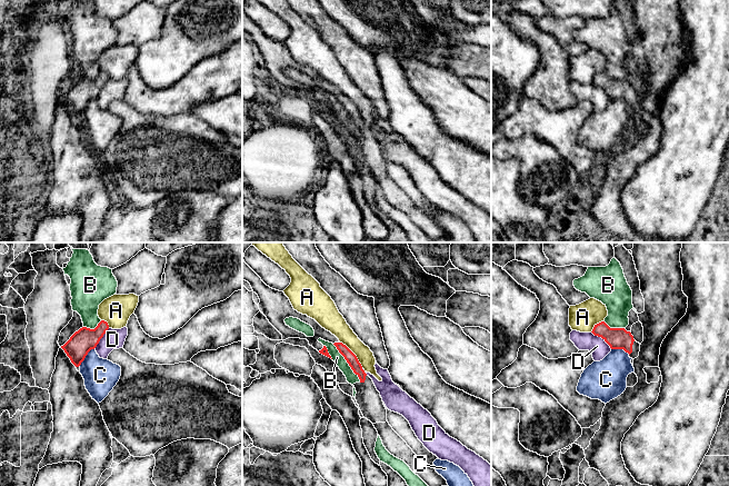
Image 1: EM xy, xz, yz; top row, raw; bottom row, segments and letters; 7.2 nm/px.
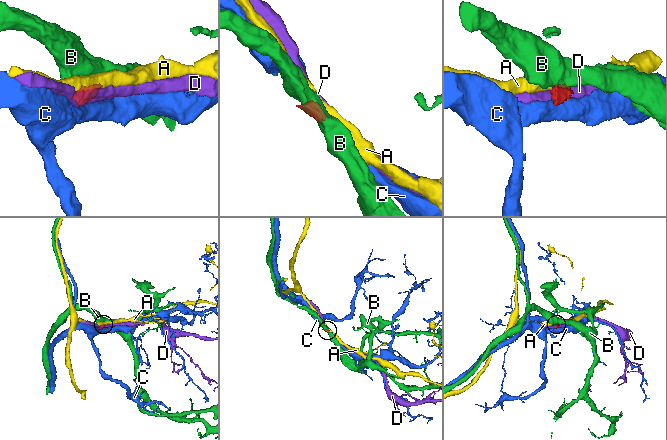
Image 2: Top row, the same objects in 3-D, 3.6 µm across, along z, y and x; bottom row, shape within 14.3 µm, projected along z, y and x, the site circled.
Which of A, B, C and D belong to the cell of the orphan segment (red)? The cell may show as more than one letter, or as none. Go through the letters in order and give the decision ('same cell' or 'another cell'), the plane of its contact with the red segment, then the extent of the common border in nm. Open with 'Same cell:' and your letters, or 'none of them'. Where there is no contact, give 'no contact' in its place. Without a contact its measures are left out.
Same cell: none of them
A: another cell; meets red in xz; contact 260 nm long
B: another cell; meets red in xz; contact 340 nm long
C: another cell; meets red in xy; contact 180 nm long
D: another cell; meets red in yz; contact 200 nm long

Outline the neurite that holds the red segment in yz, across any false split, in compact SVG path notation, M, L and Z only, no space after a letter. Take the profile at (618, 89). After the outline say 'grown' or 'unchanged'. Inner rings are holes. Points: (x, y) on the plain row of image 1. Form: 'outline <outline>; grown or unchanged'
outline M601 72L595 76L591 83L601 88L611 100L623 100L632 110L639 107L640 95L625 79L610 79L605 72Z; grown

